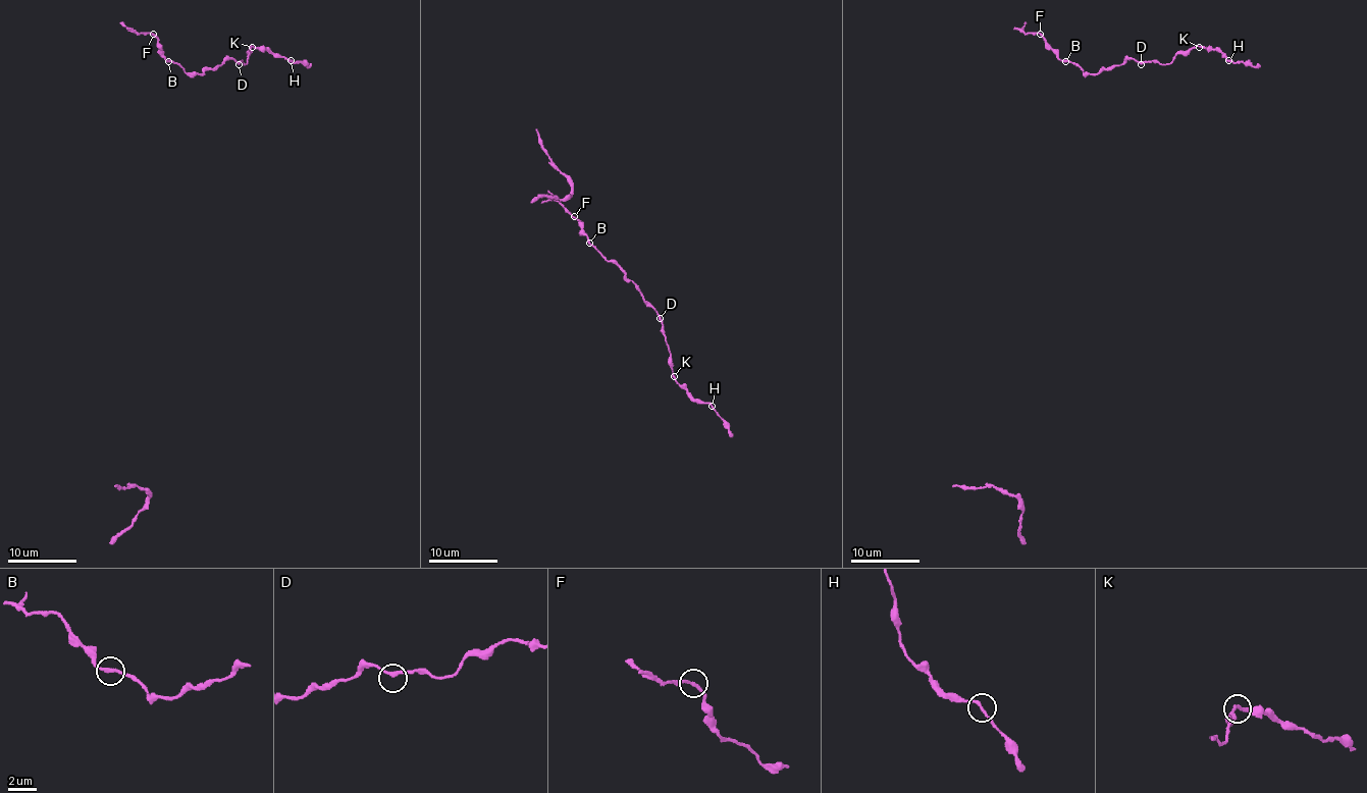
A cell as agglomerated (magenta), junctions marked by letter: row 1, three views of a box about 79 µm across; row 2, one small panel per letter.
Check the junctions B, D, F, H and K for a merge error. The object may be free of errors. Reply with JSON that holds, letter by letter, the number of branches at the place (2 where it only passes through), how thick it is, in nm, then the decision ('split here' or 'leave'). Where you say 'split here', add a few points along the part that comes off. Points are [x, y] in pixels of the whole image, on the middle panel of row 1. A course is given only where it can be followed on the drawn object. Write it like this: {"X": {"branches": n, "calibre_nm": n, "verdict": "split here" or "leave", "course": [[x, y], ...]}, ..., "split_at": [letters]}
{"B": {"branches": 2, "calibre_nm": 200, "verdict": "leave"}, "D": {"branches": 2, "calibre_nm": 240, "verdict": "leave"}, "F": {"branches": 2, "calibre_nm": 190, "verdict": "leave"}, "H": {"branches": 2, "calibre_nm": 200, "verdict": "leave"}, "K": {"branches": 2, "calibre_nm": 180, "verdict": "leave"}, "split_at": []}

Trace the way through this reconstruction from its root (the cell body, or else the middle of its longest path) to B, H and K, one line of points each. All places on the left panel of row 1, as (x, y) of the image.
B: (189, 76), (178, 64), (168, 61)
H: (189, 76), (213, 69), (226, 59), (244, 64), (252, 46), (267, 49), (290, 61)
K: (189, 76), (213, 69), (226, 59), (244, 64), (252, 47)

